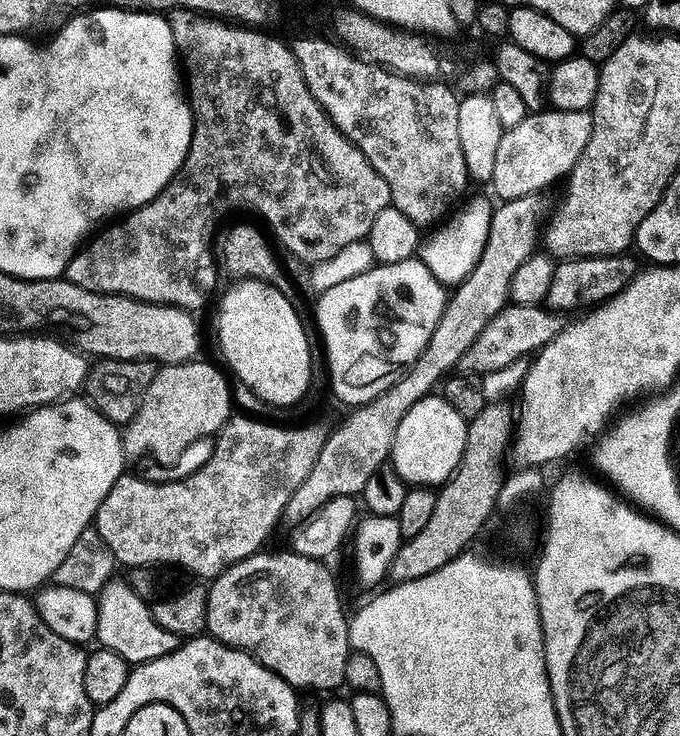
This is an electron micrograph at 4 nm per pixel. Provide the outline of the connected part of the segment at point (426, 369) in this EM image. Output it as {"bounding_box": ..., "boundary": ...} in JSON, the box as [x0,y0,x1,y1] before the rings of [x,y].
{"bounding_box":[286,195,548,522],"boundary":[[[543,195],[518,198],[517,201],[501,203],[493,211],[490,238],[486,242],[486,250],[475,270],[451,293],[446,310],[442,314],[442,322],[438,322],[438,330],[434,330],[434,338],[430,338],[426,350],[416,359],[416,363],[411,365],[410,371],[401,376],[400,381],[390,391],[383,392],[376,400],[371,400],[369,404],[349,411],[352,413],[345,418],[344,425],[337,432],[333,431],[329,435],[322,454],[318,454],[318,462],[314,466],[314,470],[310,470],[310,478],[306,478],[306,482],[302,482],[302,486],[296,491],[294,498],[290,498],[286,513],[289,521],[292,519],[298,520],[297,522],[307,522],[316,516],[321,508],[326,507],[328,503],[339,496],[359,497],[366,490],[366,482],[370,482],[370,478],[374,478],[374,474],[378,474],[378,470],[389,463],[394,438],[398,438],[398,426],[402,426],[406,414],[410,414],[410,410],[414,410],[414,406],[418,406],[418,402],[433,395],[444,381],[463,365],[464,355],[474,346],[476,341],[482,338],[482,332],[486,330],[491,320],[498,318],[504,308],[509,306],[512,298],[514,274],[518,274],[519,268],[531,256],[537,255],[538,245],[542,240],[542,221],[545,219],[544,211],[548,208],[544,199]]]}

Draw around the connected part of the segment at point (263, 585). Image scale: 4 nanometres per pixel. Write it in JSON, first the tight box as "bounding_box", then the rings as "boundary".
{"bounding_box":[206,550,353,692],"boundary":[[[261,550],[252,556],[249,560],[238,562],[232,568],[228,568],[211,581],[210,587],[207,589],[206,599],[208,602],[208,626],[207,635],[211,639],[222,642],[231,648],[237,648],[240,652],[249,652],[255,660],[262,666],[266,666],[266,670],[270,670],[274,674],[278,674],[278,678],[282,678],[291,688],[303,690],[309,688],[312,692],[332,692],[335,688],[344,688],[346,684],[346,666],[348,665],[349,656],[353,655],[350,634],[348,633],[350,616],[344,613],[344,600],[340,597],[340,588],[336,585],[336,576],[327,567],[329,566],[323,560],[311,560],[308,557],[302,557],[293,550],[287,552],[268,552],[269,550]]]}

